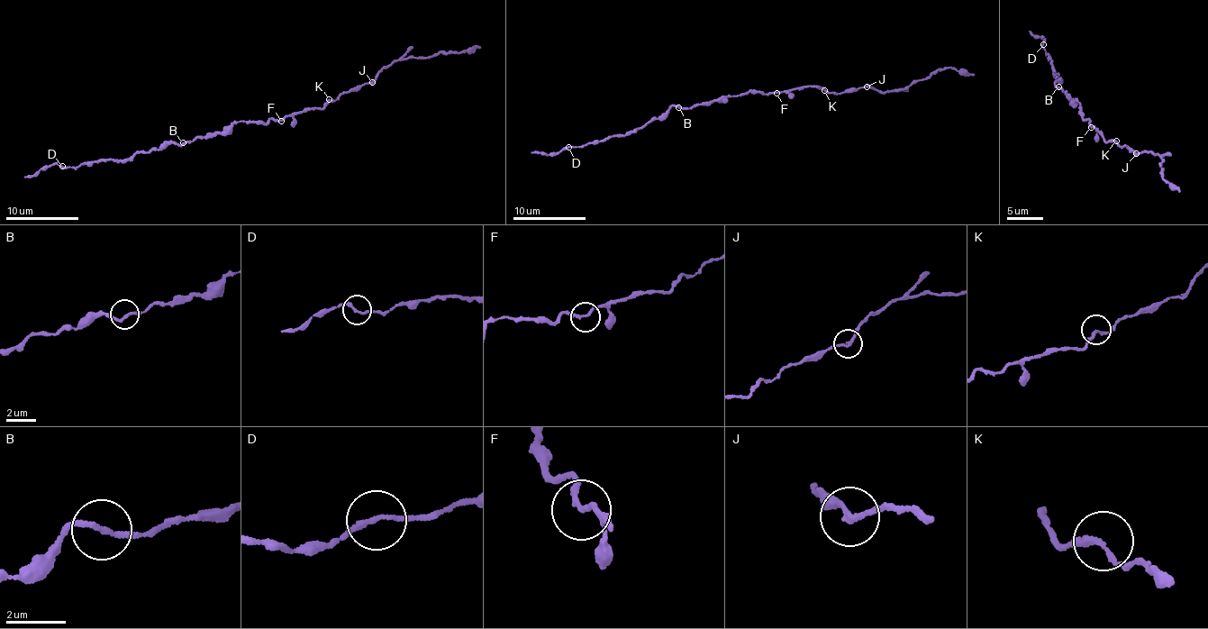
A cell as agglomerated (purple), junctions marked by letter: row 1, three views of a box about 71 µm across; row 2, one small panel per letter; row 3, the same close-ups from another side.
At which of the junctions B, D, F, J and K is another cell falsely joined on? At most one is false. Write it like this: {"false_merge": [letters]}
{"false_merge": []}

